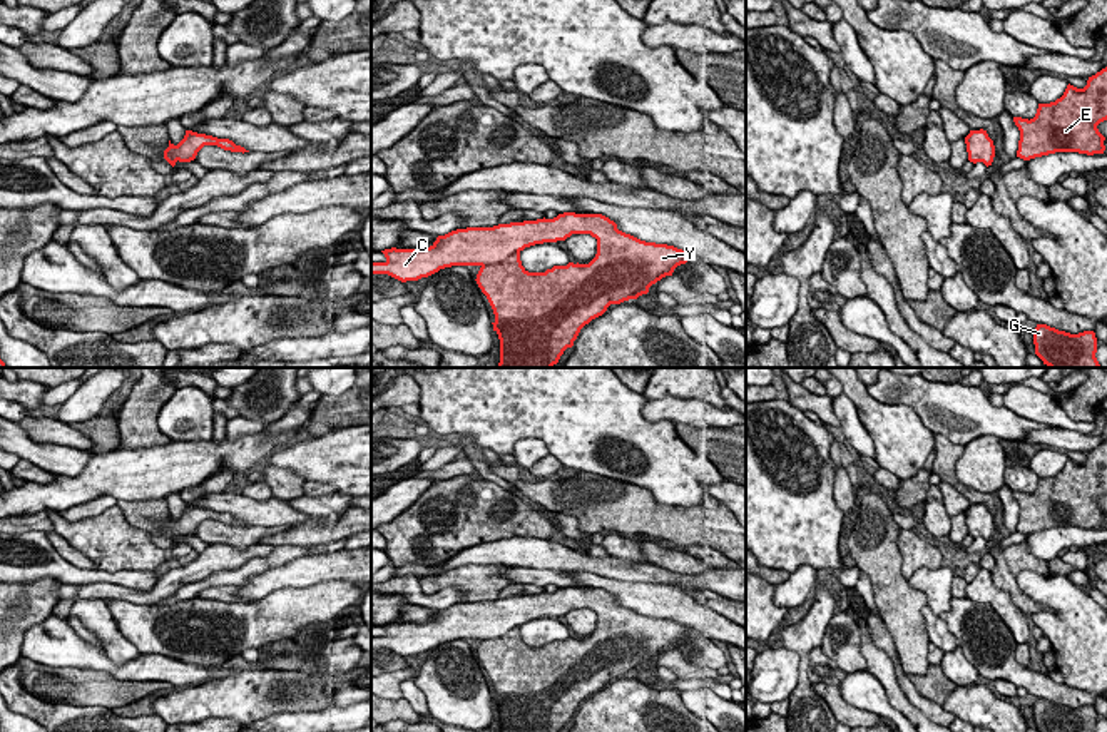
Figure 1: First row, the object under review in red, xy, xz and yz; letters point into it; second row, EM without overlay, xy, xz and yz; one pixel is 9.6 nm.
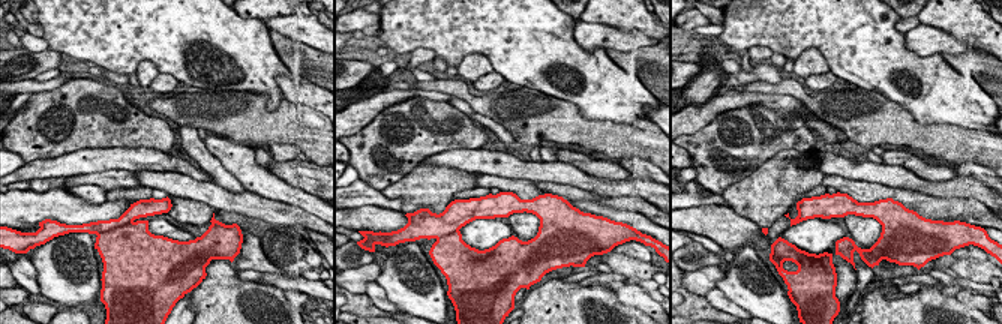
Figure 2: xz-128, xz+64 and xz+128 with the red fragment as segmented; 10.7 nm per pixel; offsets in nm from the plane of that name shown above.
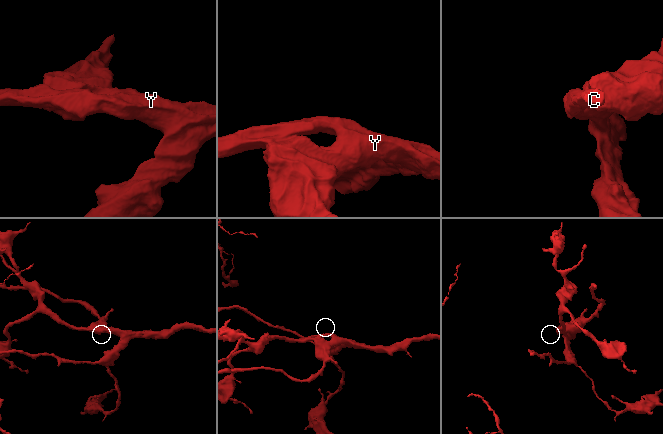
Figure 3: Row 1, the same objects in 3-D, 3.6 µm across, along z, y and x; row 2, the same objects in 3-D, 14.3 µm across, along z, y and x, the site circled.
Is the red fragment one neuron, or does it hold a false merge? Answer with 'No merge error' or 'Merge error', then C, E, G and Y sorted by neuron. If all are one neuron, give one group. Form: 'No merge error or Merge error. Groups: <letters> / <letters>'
No merge error. Groups: C E G Y

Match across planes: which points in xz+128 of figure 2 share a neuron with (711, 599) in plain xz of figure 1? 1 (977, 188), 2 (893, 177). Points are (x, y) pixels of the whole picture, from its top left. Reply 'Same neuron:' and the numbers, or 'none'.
Same neuron: none

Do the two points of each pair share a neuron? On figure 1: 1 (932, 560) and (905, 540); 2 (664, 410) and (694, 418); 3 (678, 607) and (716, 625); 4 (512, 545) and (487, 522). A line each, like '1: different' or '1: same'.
1: same
2: same
3: same
4: different

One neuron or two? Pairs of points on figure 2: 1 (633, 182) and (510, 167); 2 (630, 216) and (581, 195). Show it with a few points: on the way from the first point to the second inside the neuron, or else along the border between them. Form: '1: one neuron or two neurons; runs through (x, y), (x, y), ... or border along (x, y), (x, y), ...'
1: one neuron; runs through (603, 186), (563, 173), (540, 171)
2: one neuron; runs through (618, 215), (593, 206)

